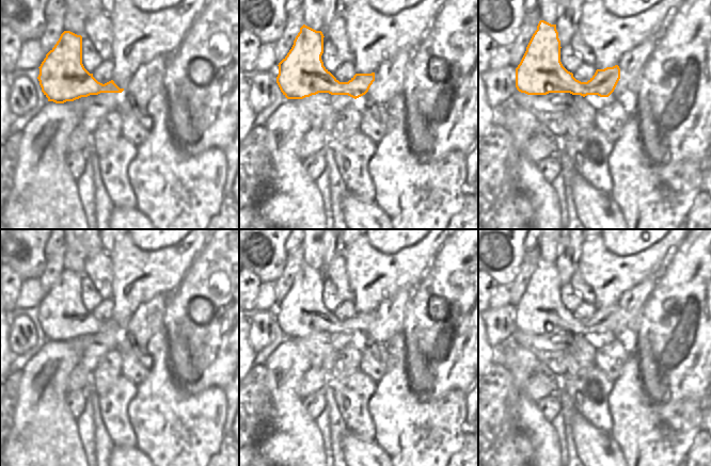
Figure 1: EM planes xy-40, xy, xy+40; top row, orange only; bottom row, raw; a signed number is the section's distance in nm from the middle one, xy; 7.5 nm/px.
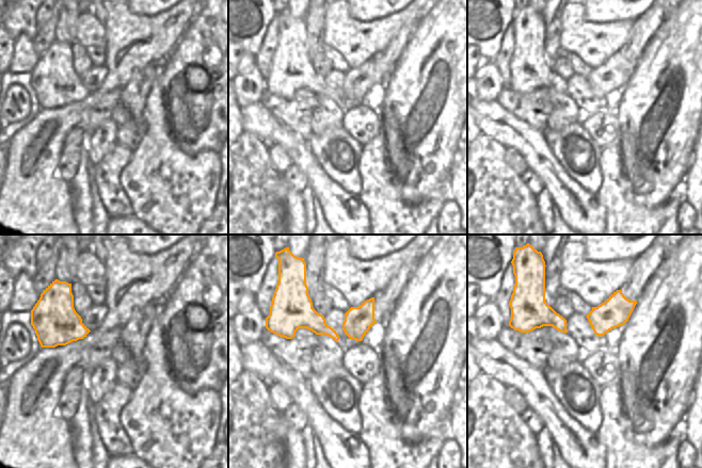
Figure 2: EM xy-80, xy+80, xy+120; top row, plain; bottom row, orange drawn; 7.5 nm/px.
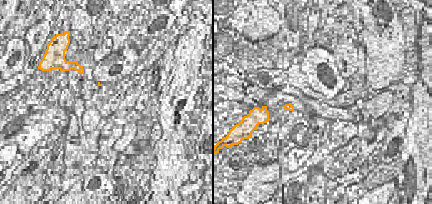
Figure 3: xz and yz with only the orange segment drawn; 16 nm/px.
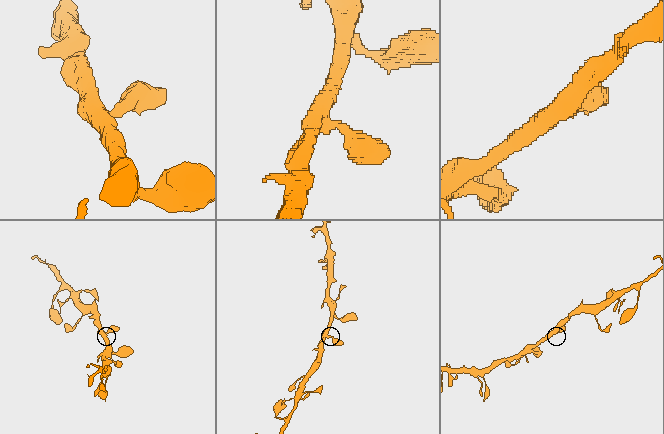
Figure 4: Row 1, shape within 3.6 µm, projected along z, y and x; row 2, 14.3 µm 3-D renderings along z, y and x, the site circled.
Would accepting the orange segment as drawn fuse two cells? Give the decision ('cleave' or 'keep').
keep

